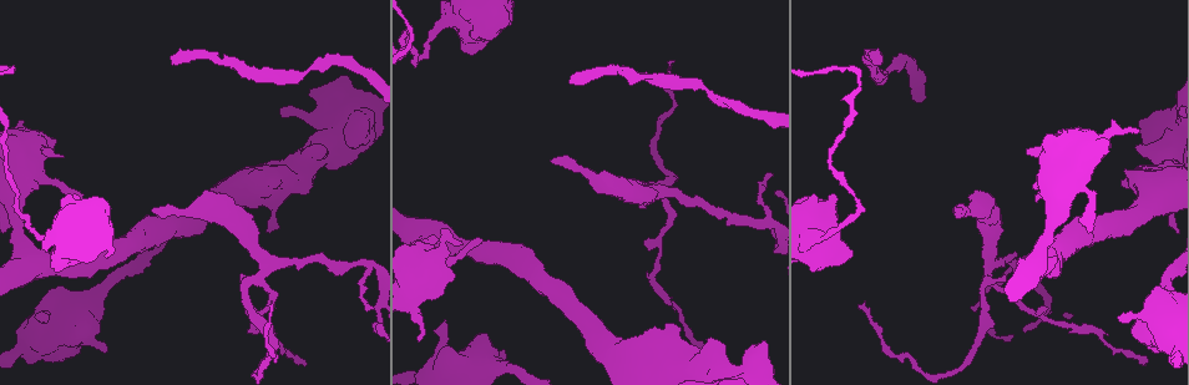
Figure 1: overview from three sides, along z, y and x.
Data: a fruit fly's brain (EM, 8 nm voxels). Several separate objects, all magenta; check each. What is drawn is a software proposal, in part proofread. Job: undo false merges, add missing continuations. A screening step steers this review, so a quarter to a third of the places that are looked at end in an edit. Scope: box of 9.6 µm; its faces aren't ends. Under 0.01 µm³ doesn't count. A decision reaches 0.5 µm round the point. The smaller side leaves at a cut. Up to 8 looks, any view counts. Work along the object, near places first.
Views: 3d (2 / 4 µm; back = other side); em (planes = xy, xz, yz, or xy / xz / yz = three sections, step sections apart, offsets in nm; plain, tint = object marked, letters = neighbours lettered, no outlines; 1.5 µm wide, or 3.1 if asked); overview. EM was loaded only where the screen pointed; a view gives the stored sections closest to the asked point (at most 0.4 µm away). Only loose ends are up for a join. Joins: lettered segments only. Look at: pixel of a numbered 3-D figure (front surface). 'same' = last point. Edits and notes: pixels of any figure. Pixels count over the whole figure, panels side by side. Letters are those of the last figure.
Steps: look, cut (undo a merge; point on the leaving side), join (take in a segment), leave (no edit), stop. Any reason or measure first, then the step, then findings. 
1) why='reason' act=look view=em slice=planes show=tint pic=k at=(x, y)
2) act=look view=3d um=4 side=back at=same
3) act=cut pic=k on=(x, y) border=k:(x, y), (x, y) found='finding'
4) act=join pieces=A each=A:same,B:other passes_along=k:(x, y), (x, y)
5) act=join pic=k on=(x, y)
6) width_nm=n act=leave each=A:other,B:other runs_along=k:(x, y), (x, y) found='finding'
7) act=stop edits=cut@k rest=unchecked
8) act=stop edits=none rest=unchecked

why='free end' act=look view=em slice=planes show=plain pic=1 at=(47, 318)

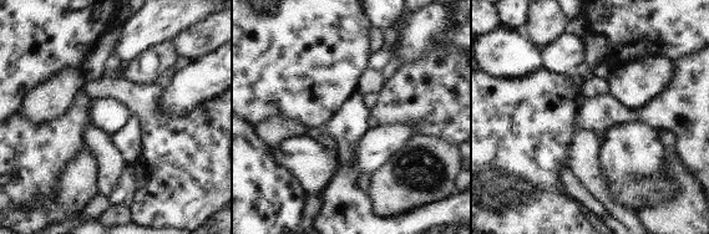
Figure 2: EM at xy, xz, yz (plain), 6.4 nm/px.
why='see the neighbours' act=look view=em slice=planes show=letters at=same

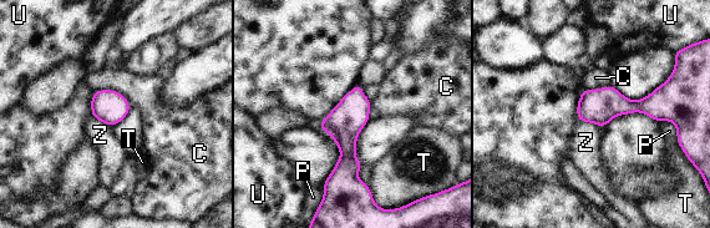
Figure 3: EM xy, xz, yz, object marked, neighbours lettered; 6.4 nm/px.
longest_contact=C:260nm act=leave each=C:other,P:other,T:other,U:other,Z:other border=3:(94, 91), (116, 90), (131, 107) found='none of them fits'

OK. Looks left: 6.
why='branch stops here' act=look view=3d um=2 pic=1 at=(1034, 201)

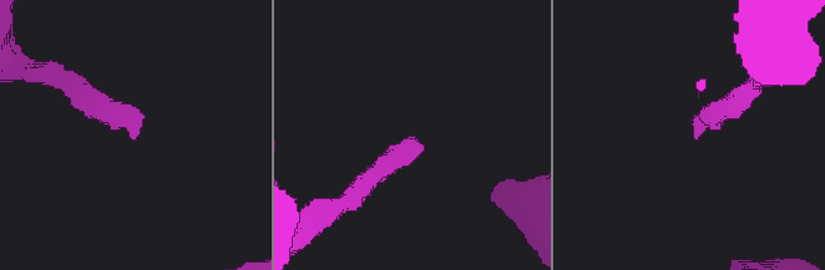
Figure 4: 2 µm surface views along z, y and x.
why='now the EM' act=look view=em slice=planes show=tint pic=4 at=(697, 134)

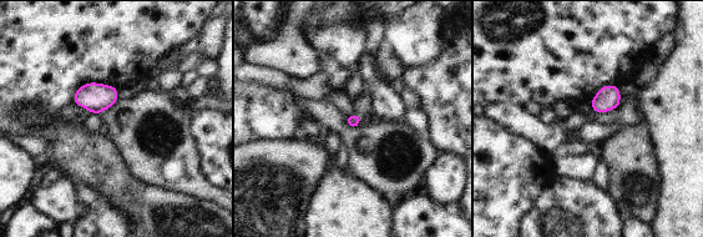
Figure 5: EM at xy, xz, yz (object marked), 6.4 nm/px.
act=look view=em slice=planes show=letters at=same

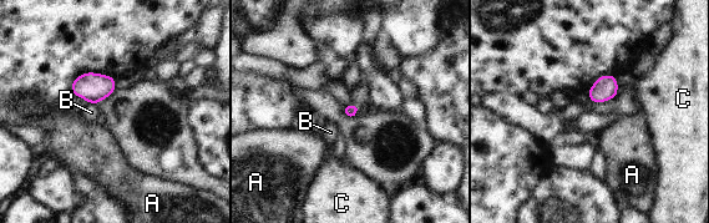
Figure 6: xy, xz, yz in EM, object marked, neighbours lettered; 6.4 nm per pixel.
longest_contact=B:50nm act=leave each=A:other,B:other,C:other found='none of them fits'

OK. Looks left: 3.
why='thin end' act=look view=em slice=planes show=tint pic=1 at=(270, 306)

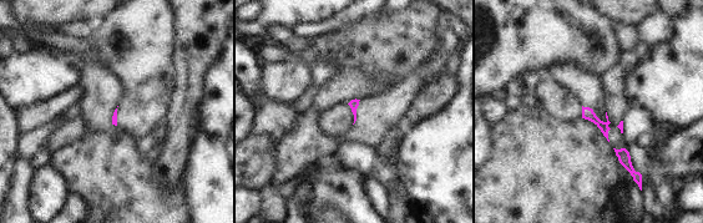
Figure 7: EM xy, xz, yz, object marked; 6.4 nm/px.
act=look view=em slice=planes show=letters at=same

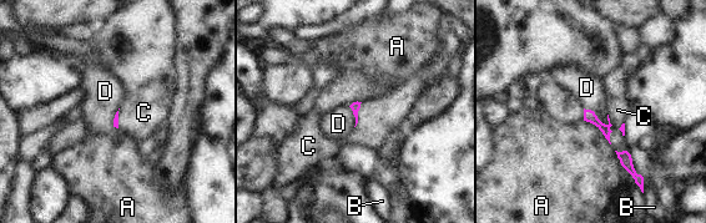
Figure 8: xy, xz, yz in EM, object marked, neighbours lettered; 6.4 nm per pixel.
act=join pieces=C each=A:other,B:other,C:same,D:other passes_along=8:(589, 116), (609, 128), (618, 110) found='it goes on there'

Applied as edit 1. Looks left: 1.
act=stop edits=join@8 rest=unchecked

